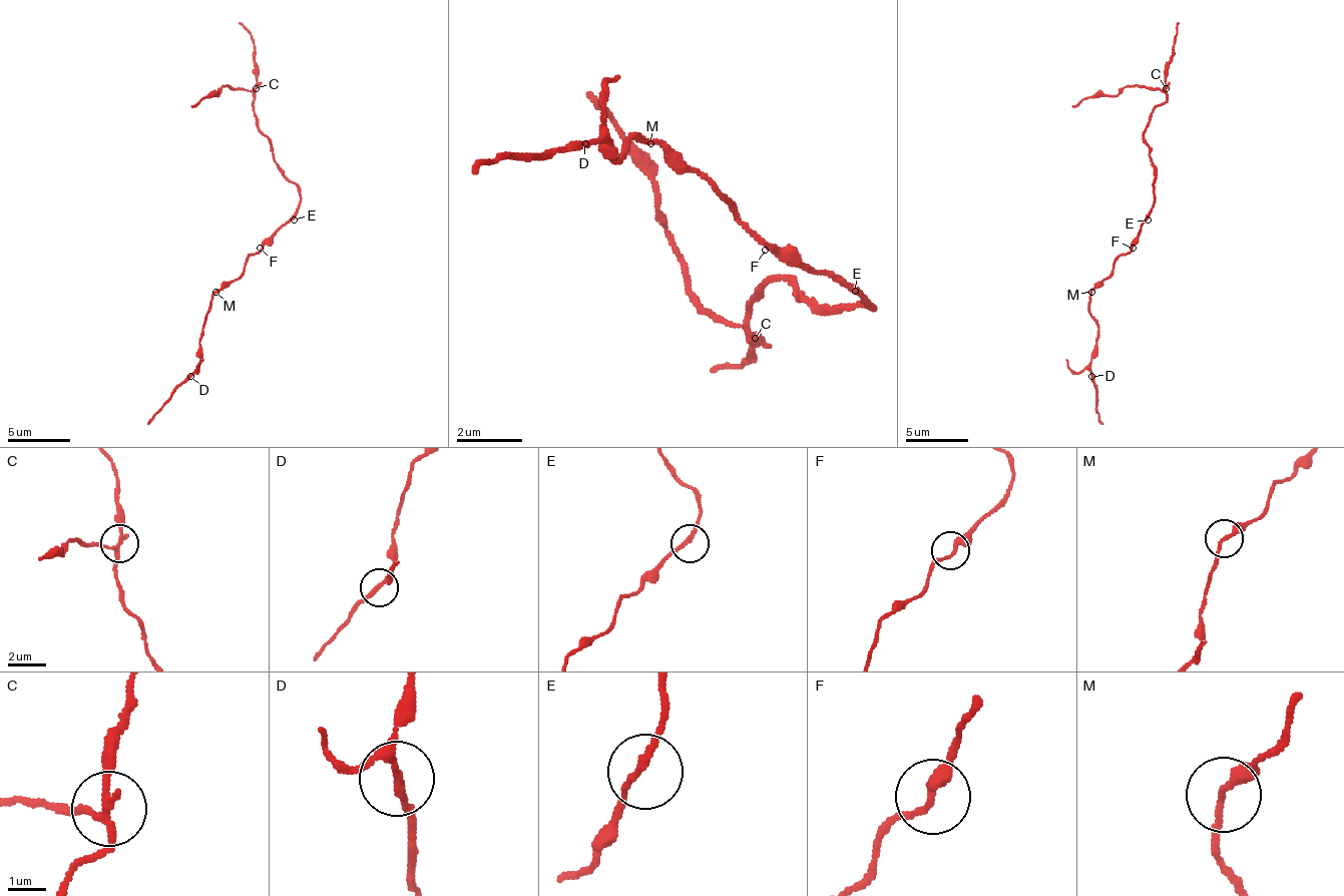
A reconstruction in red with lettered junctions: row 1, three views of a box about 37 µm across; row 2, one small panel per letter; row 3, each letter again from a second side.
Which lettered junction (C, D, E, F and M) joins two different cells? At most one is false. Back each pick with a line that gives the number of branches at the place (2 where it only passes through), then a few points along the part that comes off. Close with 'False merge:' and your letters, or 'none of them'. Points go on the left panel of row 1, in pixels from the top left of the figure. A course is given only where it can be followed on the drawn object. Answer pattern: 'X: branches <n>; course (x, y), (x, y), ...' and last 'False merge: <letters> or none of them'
C: branches 3; course (256, 89), (225, 86), (218, 95), (206, 95), (190, 107)
False merge: C

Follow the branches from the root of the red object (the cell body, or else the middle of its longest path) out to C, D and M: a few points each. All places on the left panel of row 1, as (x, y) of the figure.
C: (291, 216), (300, 201), (300, 188), (284, 176), (272, 154), (272, 142), (256, 123), (256, 89)
D: (291, 216), (244, 264), (244, 270), (212, 295), (212, 308), (206, 317), (199, 342), (199, 367), (190, 376)
M: (291, 216), (244, 264), (244, 270), (235, 280), (215, 292)

